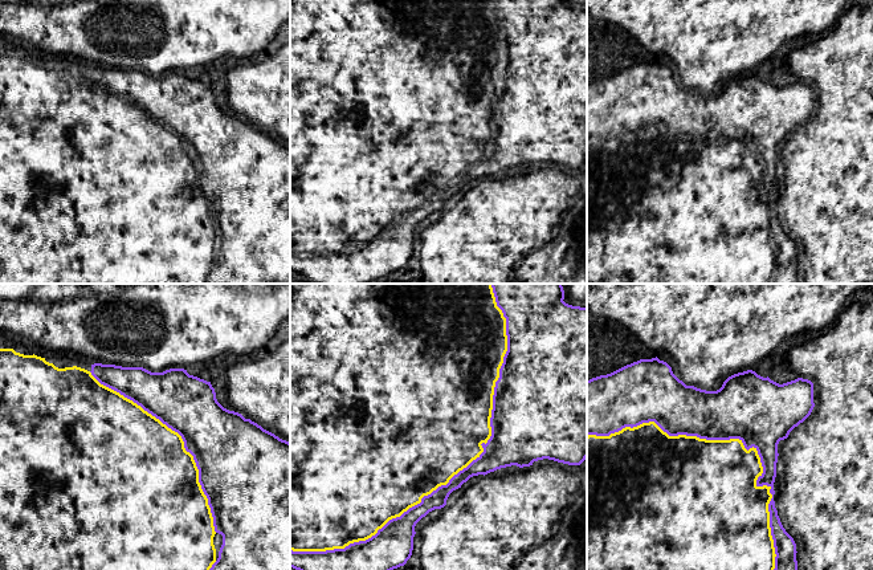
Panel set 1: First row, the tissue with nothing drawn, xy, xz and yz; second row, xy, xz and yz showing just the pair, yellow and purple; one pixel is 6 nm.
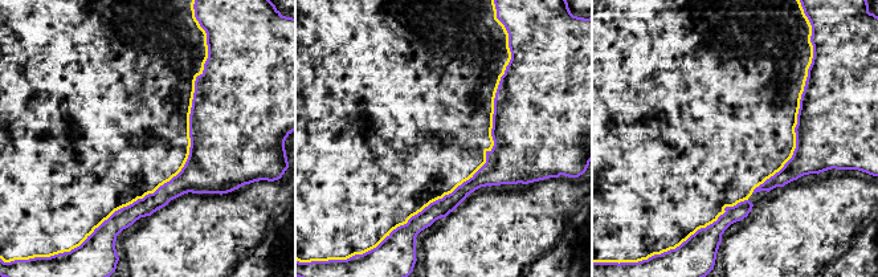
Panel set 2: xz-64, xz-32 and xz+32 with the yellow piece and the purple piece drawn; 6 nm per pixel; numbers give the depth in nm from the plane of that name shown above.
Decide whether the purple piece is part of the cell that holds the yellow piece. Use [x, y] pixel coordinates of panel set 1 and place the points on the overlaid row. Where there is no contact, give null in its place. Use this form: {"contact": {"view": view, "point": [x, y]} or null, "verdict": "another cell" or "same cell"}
{"contact": {"view": "xz", "point": [470, 461]}, "verdict": "same cell"}

